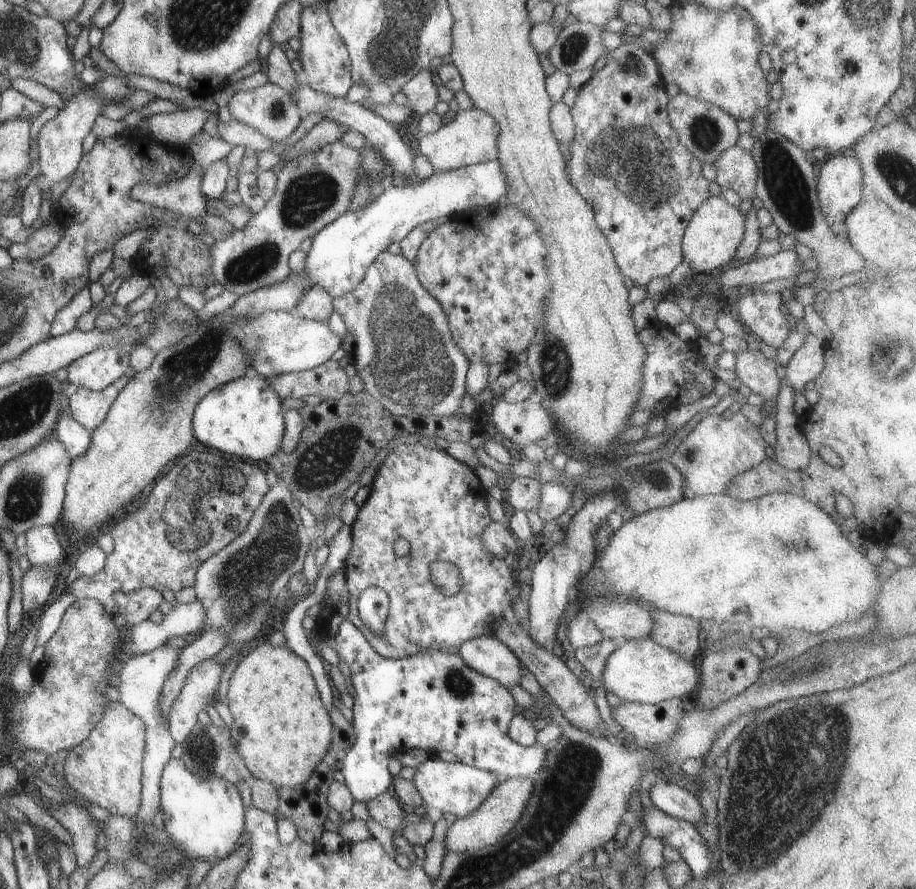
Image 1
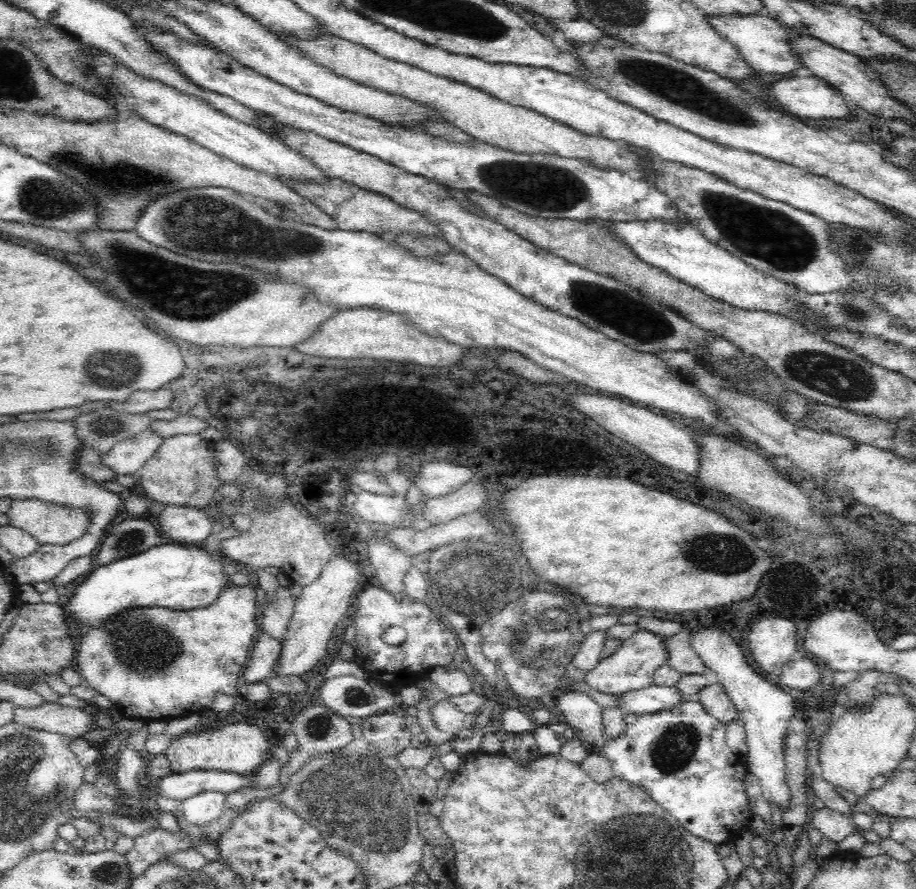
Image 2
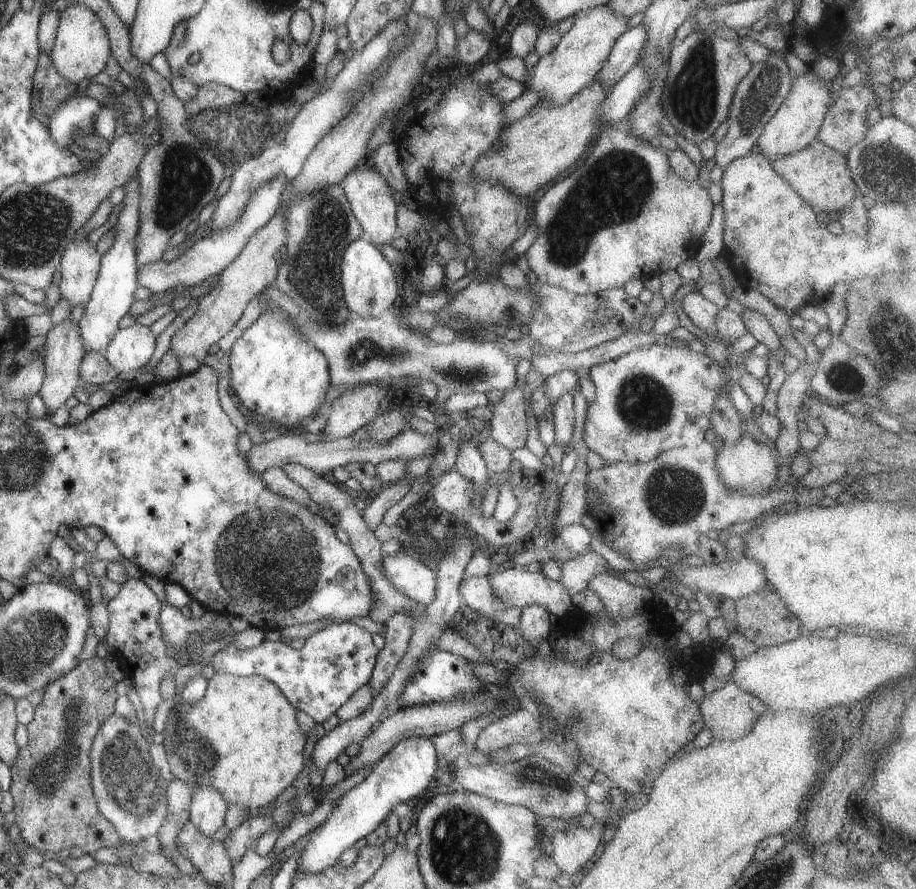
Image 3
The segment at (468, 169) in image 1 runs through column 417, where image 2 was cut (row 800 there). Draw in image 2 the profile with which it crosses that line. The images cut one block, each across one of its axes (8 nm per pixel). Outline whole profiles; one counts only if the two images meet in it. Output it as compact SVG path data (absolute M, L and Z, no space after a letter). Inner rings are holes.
M216 791L190 795L179 802L184 818L194 826L206 826L222 814L225 794Z

